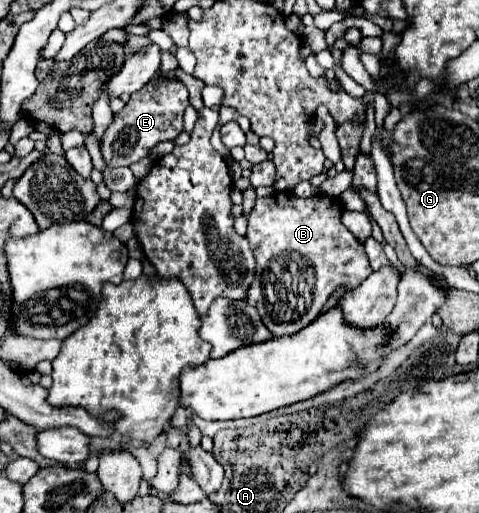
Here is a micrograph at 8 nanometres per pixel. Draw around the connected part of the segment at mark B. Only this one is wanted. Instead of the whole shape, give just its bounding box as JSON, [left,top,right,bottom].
[245,192,373,336]

